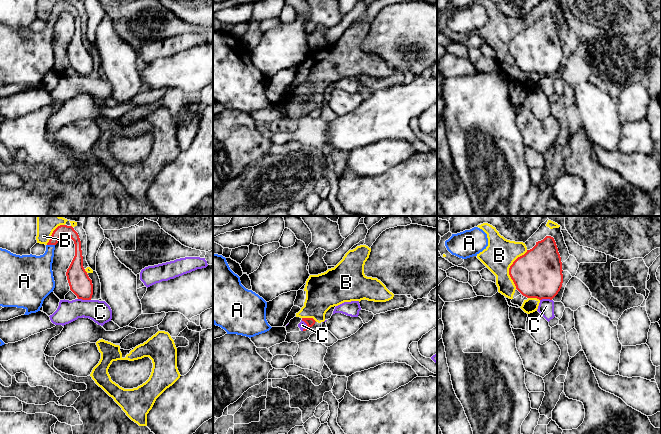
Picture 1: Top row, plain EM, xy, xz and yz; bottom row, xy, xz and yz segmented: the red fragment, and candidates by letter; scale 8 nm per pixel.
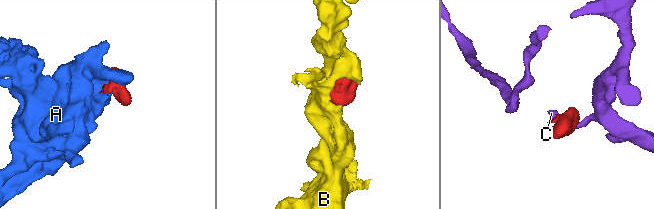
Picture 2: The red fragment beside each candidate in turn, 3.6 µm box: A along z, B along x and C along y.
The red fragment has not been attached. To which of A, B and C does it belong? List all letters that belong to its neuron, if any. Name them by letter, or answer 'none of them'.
A

